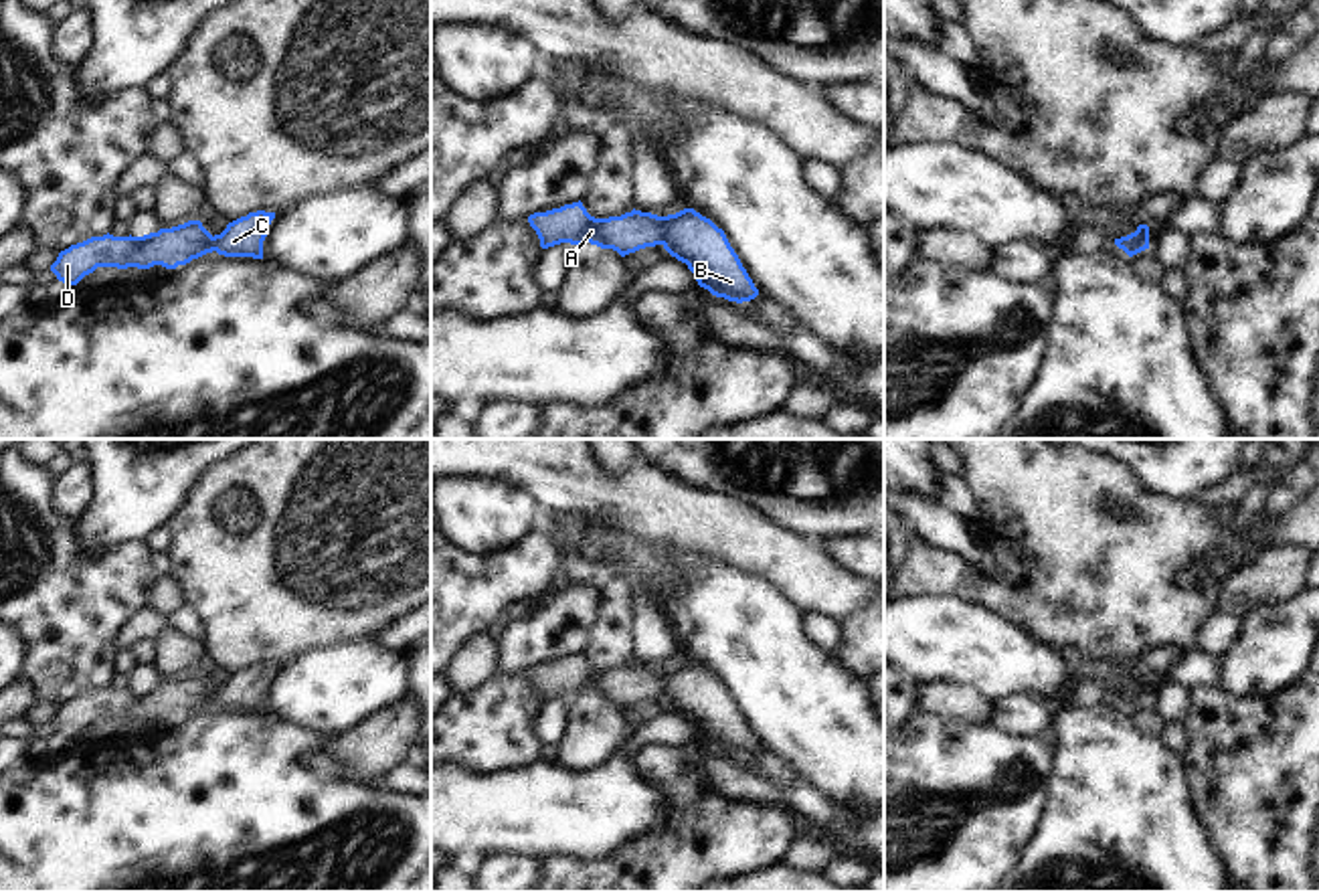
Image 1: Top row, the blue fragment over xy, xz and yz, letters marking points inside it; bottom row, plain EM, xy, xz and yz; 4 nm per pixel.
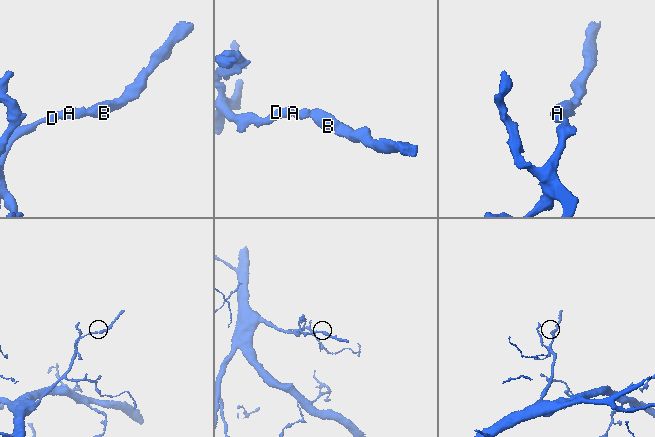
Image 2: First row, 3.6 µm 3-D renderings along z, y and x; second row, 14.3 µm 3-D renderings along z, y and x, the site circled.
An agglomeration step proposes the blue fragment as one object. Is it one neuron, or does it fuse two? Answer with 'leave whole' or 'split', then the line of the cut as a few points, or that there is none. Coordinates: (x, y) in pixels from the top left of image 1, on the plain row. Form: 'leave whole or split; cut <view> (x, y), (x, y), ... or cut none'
leave whole; cut none

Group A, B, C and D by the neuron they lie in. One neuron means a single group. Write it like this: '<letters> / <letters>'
A B C D

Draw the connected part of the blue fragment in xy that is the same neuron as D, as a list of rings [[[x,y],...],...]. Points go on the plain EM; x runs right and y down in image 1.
[[[249,665],[227,678],[221,688],[210,688],[200,674],[188,674],[172,682],[160,682],[144,690],[91,690],[61,704],[51,724],[59,734],[77,738],[97,720],[138,720],[162,718],[176,722],[192,712],[216,704],[225,710],[263,712],[263,694],[275,665]]]

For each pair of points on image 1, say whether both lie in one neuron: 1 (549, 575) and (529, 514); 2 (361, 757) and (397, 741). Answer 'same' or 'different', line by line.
1: different
2: same

